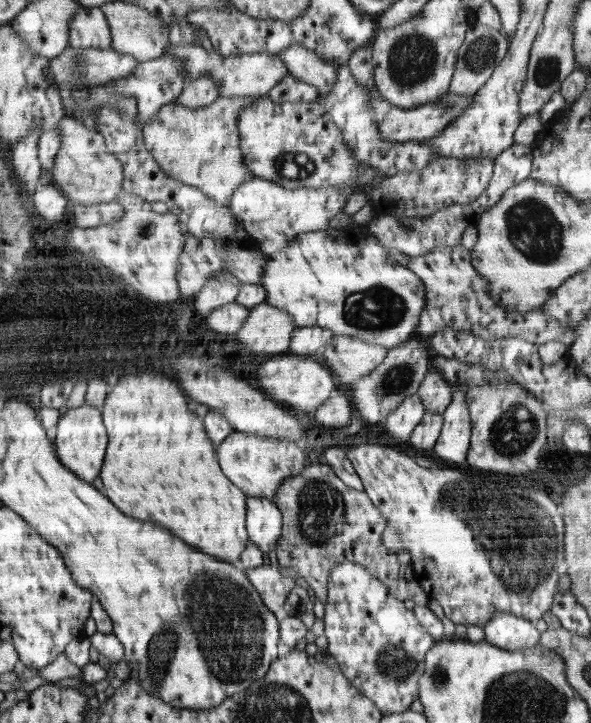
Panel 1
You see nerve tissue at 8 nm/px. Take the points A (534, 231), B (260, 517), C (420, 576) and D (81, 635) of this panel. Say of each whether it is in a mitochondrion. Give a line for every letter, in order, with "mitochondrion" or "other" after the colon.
A: mitochondrion
B: other
C: other
D: other

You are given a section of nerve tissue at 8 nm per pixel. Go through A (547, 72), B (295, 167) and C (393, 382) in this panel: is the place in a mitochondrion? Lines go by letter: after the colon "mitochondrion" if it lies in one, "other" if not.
A: mitochondrion
B: mitochondrion
C: mitochondrion

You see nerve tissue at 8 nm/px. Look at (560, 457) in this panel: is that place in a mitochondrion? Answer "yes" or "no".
no

